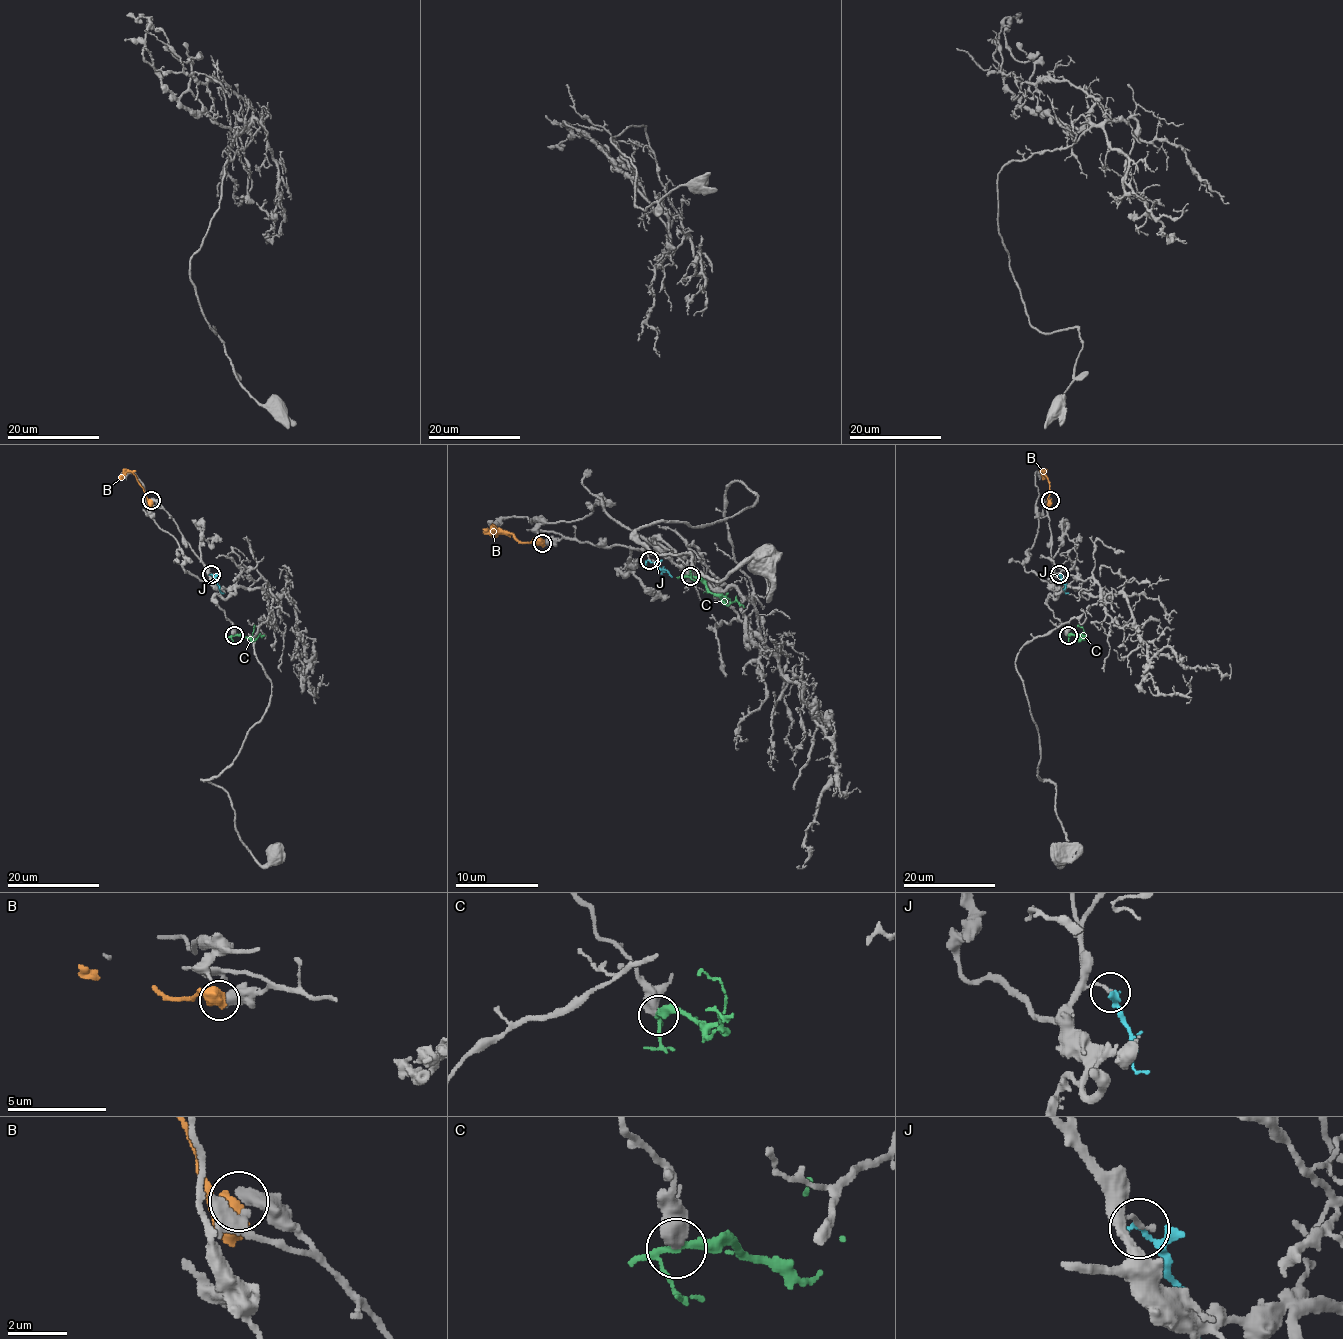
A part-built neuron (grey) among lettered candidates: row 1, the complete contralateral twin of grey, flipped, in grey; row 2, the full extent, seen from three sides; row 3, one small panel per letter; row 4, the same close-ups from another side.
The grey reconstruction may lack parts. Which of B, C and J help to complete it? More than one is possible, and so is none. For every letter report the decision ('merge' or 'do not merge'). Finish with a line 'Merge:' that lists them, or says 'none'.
B: do not merge
C: do not merge
J: do not merge
Merge: none

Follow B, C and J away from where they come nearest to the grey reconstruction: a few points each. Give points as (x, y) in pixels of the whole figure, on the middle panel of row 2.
B: (542, 543), (520, 541), (511, 533), (493, 533), (482, 529)
C: (689, 577), (695, 577), (712, 593), (745, 608)
J: (650, 560), (673, 577)

